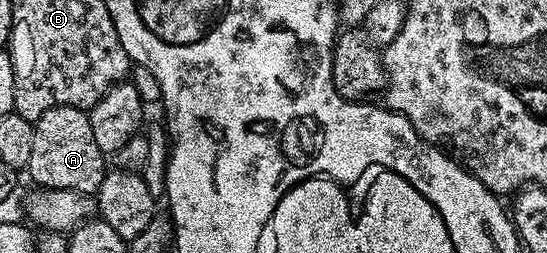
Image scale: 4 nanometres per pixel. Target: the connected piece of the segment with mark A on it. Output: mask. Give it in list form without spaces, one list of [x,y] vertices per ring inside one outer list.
[[[55,106],[45,112],[40,118],[35,119],[34,148],[30,152],[26,174],[29,174],[36,181],[35,185],[37,187],[47,188],[49,190],[76,190],[79,194],[95,195],[106,173],[104,161],[106,161],[106,155],[104,151],[98,148],[98,144],[94,140],[92,119],[81,107]]]

